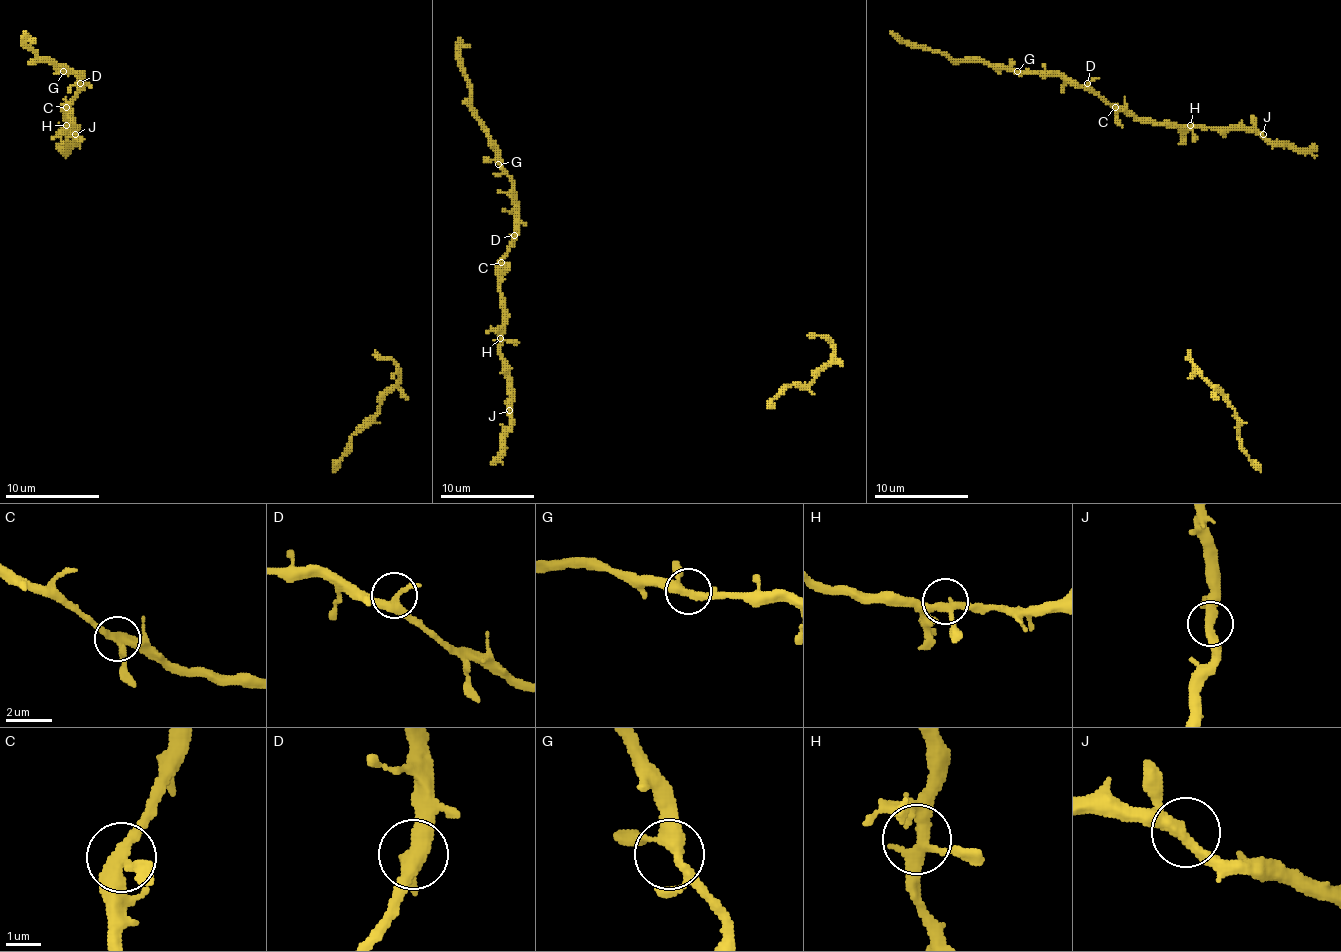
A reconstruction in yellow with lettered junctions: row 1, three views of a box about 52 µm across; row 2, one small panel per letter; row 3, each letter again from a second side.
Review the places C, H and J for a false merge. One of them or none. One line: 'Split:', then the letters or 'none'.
Split: none

